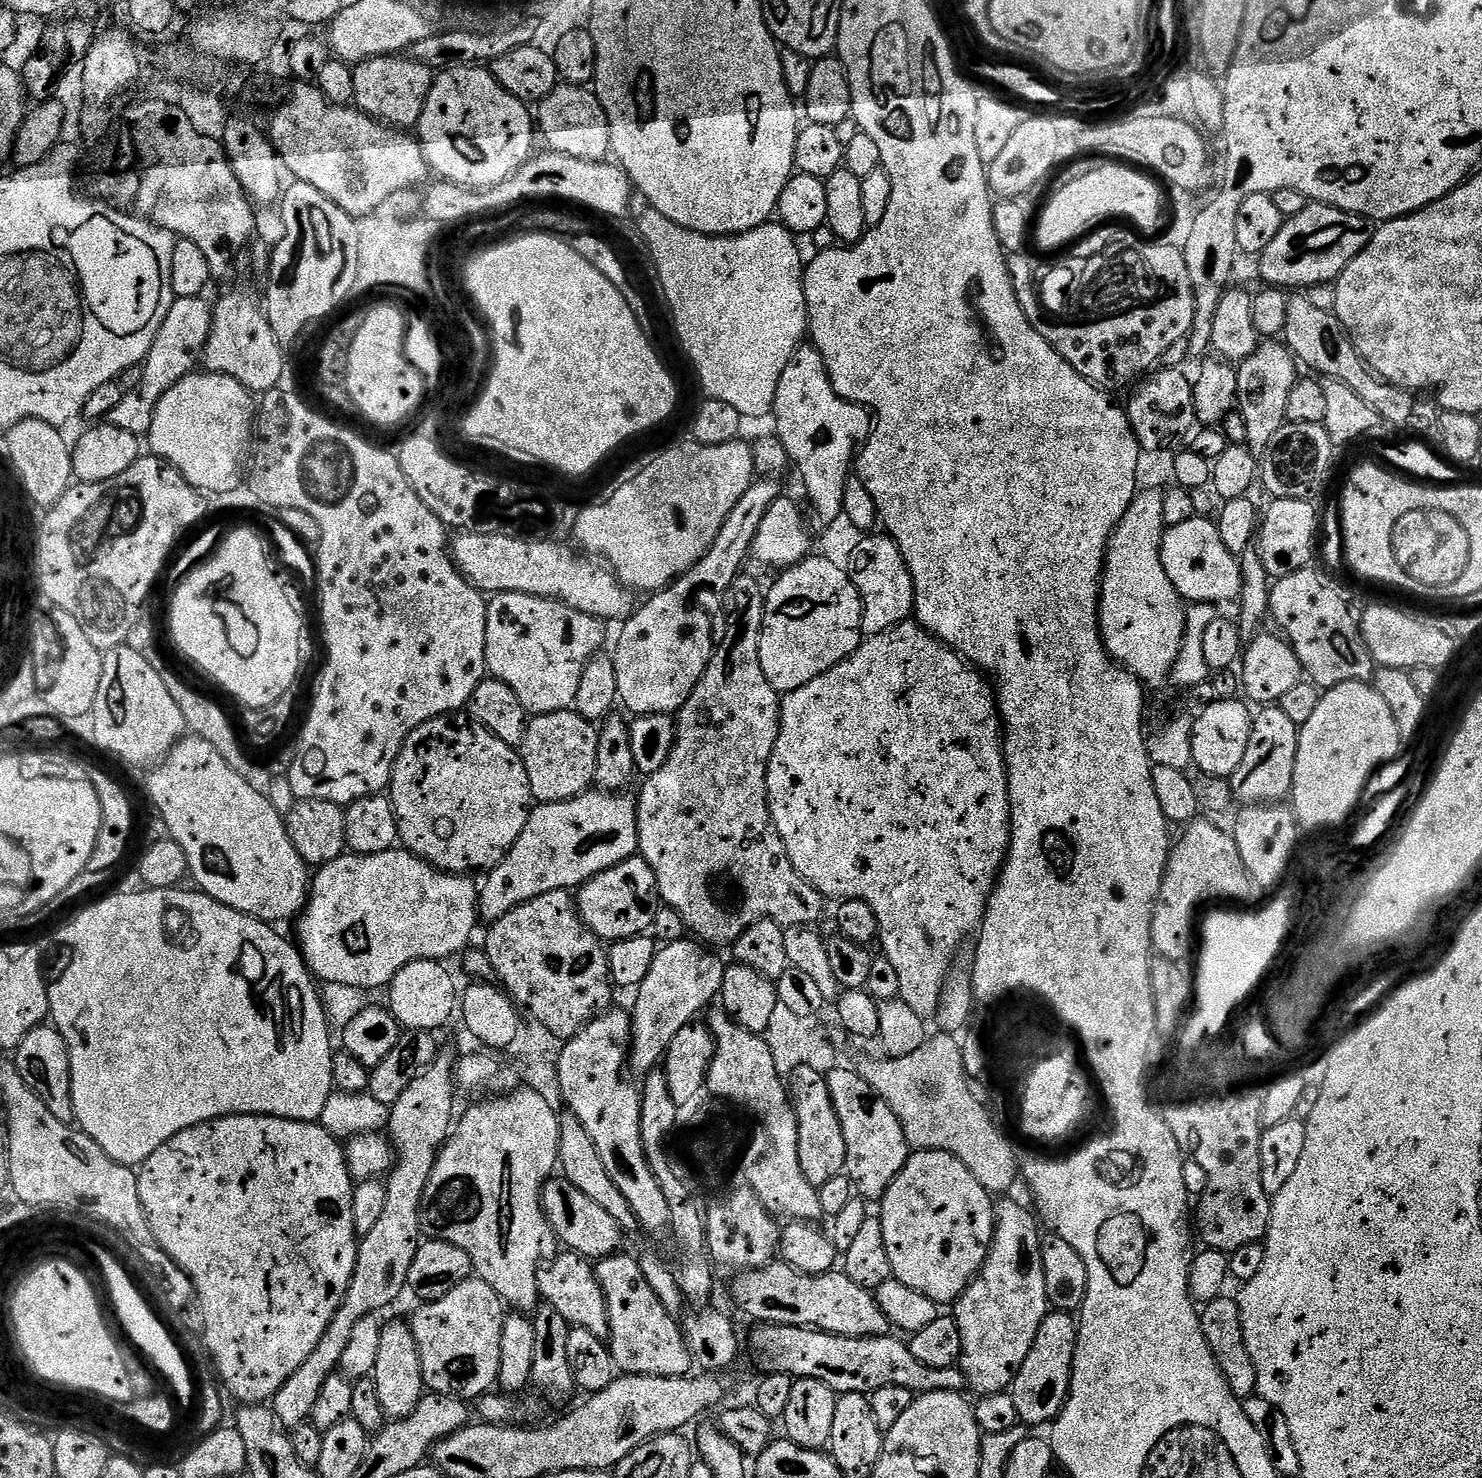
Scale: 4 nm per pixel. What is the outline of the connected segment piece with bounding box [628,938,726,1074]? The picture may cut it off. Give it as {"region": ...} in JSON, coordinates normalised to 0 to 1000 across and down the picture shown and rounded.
{"region":[[[466,635],[447,639],[443,643],[438,658],[428,671],[428,683],[425,685],[426,702],[424,720],[431,727],[441,725],[457,697],[468,692],[470,689],[470,686],[473,684],[474,686],[479,681],[478,679],[485,675],[490,654],[478,644],[473,638]]]}

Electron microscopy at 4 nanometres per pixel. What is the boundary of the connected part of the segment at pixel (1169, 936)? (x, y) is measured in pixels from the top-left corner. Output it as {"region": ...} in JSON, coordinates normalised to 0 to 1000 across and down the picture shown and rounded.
{"region":[[[807,553],[798,561],[799,563],[791,570],[791,576],[788,578],[788,585],[785,589],[785,593],[784,594],[784,599],[783,600],[783,604],[780,608],[780,612],[779,613],[779,618],[777,619],[777,643],[781,647],[785,647],[787,649],[799,651],[802,646],[805,646],[806,640],[804,643],[804,624],[807,622],[807,616],[810,614],[810,611],[815,612],[817,609],[835,609],[837,612],[842,612],[844,609],[848,609],[850,606],[852,606],[852,602],[846,597],[846,594],[843,591],[843,589],[841,589],[841,583],[838,583],[838,578],[835,578],[835,572],[834,572],[834,566],[831,562],[825,563],[821,558],[817,558],[815,555],[811,555],[812,553]]]}

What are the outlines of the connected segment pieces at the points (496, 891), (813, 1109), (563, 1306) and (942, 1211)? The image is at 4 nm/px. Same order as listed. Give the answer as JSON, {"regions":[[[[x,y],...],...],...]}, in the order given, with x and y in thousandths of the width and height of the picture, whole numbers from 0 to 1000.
{"regions":[[[[397,535],[393,536],[391,539],[387,539],[386,541],[380,541],[379,543],[374,543],[373,544],[362,543],[359,549],[356,551],[356,555],[355,559],[352,559],[352,564],[350,564],[350,570],[347,570],[347,572],[339,581],[339,583],[335,585],[326,593],[325,597],[323,601],[323,606],[324,607],[324,616],[323,618],[323,622],[327,624],[331,624],[339,621],[341,618],[344,618],[344,616],[347,616],[350,613],[352,613],[356,609],[363,608],[369,604],[374,602],[389,602],[392,598],[395,598],[399,593],[406,591],[409,589],[412,589],[414,586],[417,586],[420,582],[424,582],[426,579],[430,578],[432,570],[430,570],[430,553],[429,553],[429,543],[428,538],[424,539],[421,536],[406,536],[404,535]]],[[[540,720],[532,727],[532,737],[539,759],[539,786],[541,794],[551,802],[555,800],[560,800],[560,797],[570,793],[570,768],[562,748],[558,729]]],[[[379,846],[365,857],[363,862],[363,873],[365,878],[382,892],[386,899],[398,900],[406,905],[410,903],[410,884],[406,870],[402,864],[400,853],[389,847]]],[[[616,779],[611,789],[601,800],[598,808],[592,813],[592,822],[595,827],[595,838],[598,840],[598,846],[601,850],[601,857],[604,866],[619,876],[625,876],[632,884],[644,883],[654,869],[658,866],[664,852],[667,850],[667,844],[672,834],[672,815],[671,809],[663,804],[652,790],[641,780],[634,779]]]]}

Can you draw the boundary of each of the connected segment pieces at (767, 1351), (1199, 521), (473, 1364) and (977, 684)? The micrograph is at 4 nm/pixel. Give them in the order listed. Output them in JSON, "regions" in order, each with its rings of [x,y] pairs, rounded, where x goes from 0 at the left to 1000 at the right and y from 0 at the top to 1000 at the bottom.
{"regions":[[[[510,897],[507,901],[507,915],[516,923],[518,928],[529,928],[530,930],[543,934],[549,932],[557,935],[565,943],[582,942],[588,943],[595,938],[611,938],[616,943],[624,942],[650,942],[650,930],[647,925],[631,926],[622,924],[617,916],[614,916],[612,909],[607,903],[585,904],[584,905],[571,905],[559,901],[551,901],[549,899],[527,899],[526,897]]],[[[812,348],[804,349],[800,353],[795,353],[790,356],[786,357],[784,369],[784,384],[787,386],[787,389],[789,394],[792,394],[792,399],[800,407],[805,406],[807,409],[829,409],[836,407],[837,399],[839,396],[839,389],[837,388],[837,380],[832,373],[827,372],[825,367],[825,361],[822,361],[822,356],[820,351],[814,352]]],[[[317,865],[306,870],[306,873],[304,873],[304,876],[298,879],[284,882],[283,884],[277,891],[277,895],[285,922],[287,940],[295,945],[308,945],[314,949],[331,942],[337,933],[339,897],[341,890],[341,883],[337,876],[327,866]]],[[[613,418],[595,429],[581,432],[579,440],[576,440],[574,445],[565,448],[565,451],[549,459],[549,461],[538,464],[538,467],[531,469],[527,473],[525,502],[522,502],[518,516],[518,547],[536,589],[538,589],[542,595],[552,601],[557,608],[562,606],[564,610],[583,609],[588,614],[594,627],[592,639],[596,641],[594,641],[595,646],[603,651],[603,656],[606,656],[607,676],[623,689],[628,688],[634,681],[642,649],[650,640],[650,635],[653,633],[655,634],[661,627],[667,609],[672,601],[675,587],[680,579],[683,566],[683,546],[675,480],[670,463],[663,459],[666,460],[650,444],[639,438],[617,419]]]]}

